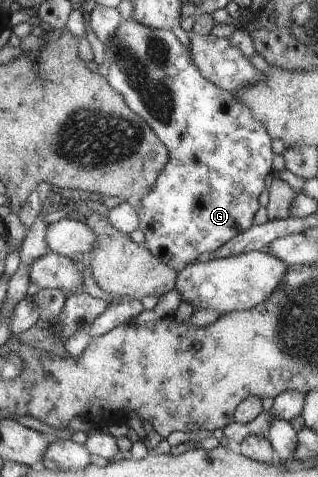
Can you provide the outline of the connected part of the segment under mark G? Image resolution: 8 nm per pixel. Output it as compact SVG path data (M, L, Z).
M122 20L117 33L105 45L103 72L106 77L109 77L109 84L113 86L118 93L125 98L126 105L139 116L145 118L149 125L153 128L154 133L157 134L161 141L168 147L169 163L165 166L164 171L158 176L157 183L153 187L153 191L145 195L142 199L132 199L129 204L134 207L138 214L139 229L144 233L145 241L142 243L146 249L153 253L154 257L158 258L159 262L165 262L166 265L172 269L183 270L187 265L196 263L196 259L204 253L214 253L220 249L222 245L228 244L232 237L236 237L239 233L245 232L246 229L252 227L252 219L256 215L256 211L260 209L258 197L264 191L264 183L266 177L272 171L272 136L269 130L258 118L254 117L253 110L249 106L244 105L238 97L234 97L229 90L224 90L221 86L214 85L208 78L206 78L201 70L197 68L197 64L193 61L192 54L189 49L184 46L172 30L170 29L156 29L148 25L142 25L141 22L130 20Z

